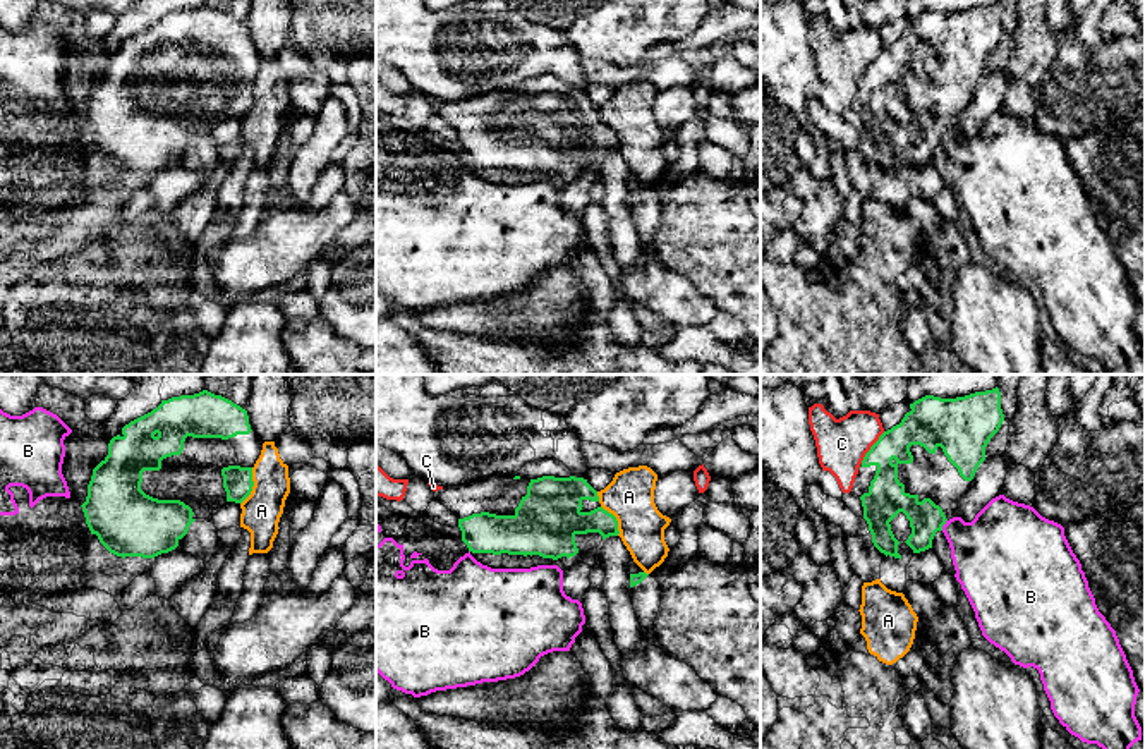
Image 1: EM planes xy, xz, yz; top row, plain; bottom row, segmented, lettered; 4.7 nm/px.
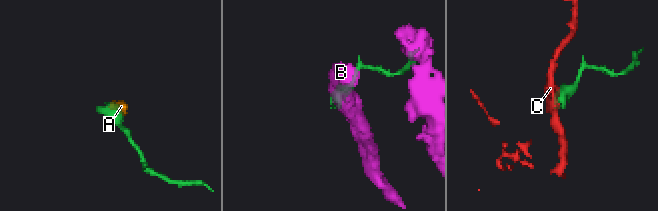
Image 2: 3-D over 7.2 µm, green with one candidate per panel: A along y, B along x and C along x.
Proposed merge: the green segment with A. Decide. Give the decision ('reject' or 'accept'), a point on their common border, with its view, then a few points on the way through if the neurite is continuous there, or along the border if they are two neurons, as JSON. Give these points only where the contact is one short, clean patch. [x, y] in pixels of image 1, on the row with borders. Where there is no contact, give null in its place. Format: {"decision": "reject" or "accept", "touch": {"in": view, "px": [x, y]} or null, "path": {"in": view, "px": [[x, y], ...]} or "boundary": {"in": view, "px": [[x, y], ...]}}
{"decision": "reject", "touch": {"in": "xy", "px": [253, 485]}}

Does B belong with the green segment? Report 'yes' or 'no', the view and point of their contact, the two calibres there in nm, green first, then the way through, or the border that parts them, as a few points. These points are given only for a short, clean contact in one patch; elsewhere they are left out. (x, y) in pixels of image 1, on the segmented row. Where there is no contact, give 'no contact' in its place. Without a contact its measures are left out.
no; meets green in yz at (945, 523); 160 nm thick on the green side, 340 nm on the other; border along yz (946, 519), (941, 529)

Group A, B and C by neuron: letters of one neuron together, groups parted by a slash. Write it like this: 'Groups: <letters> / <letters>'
Groups: A / B / C

